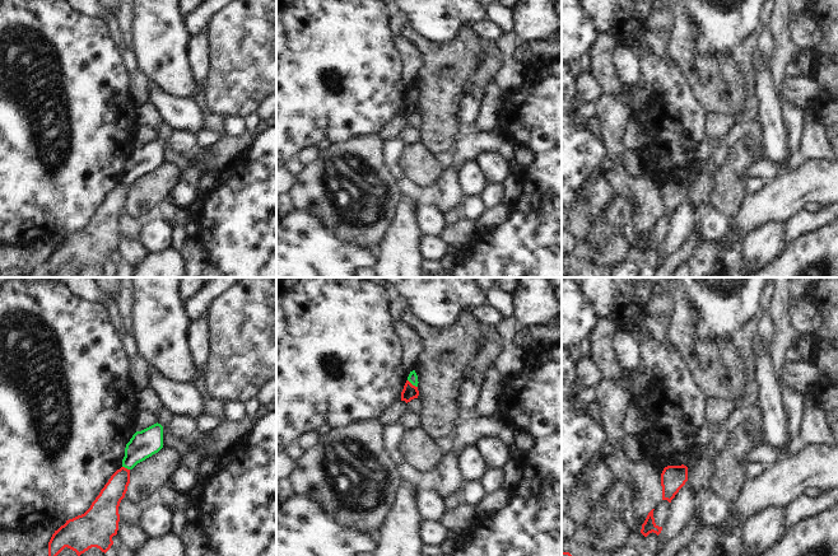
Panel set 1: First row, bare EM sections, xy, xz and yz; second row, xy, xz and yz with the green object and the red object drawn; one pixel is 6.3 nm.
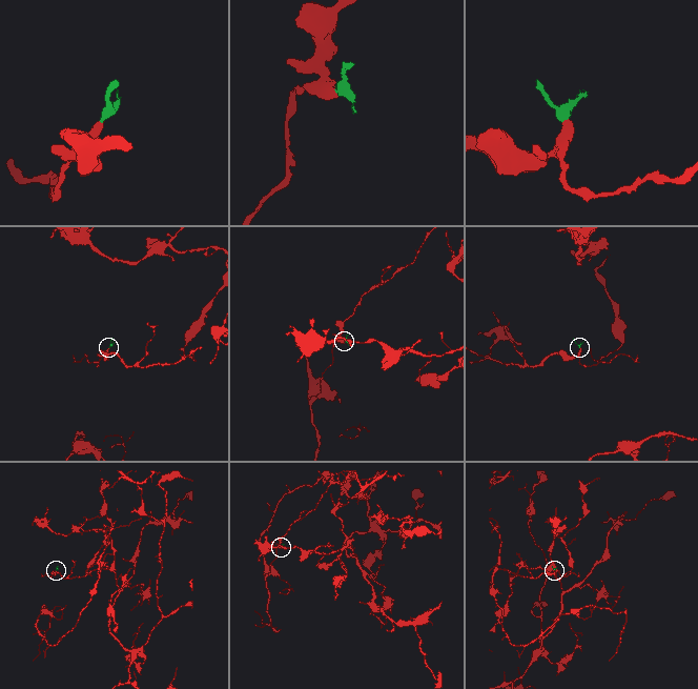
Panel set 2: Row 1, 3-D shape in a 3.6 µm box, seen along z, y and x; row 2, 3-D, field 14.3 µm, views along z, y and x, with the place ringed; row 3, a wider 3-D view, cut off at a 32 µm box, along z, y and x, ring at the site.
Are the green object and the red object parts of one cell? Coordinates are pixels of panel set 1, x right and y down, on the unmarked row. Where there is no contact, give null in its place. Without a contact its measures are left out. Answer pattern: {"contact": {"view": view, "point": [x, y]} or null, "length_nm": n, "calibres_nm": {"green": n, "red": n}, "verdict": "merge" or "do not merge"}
{"contact": {"view": "xz", "point": [413, 99]}, "length_nm": 80, "calibres_nm": {"green": 60, "red": 90}, "verdict": "do not merge"}

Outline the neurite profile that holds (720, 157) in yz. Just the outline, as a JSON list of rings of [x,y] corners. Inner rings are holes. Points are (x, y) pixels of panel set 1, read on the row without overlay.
[[[723,137],[720,139],[721,144],[717,149],[712,150],[711,156],[703,162],[699,162],[698,167],[692,170],[689,178],[686,179],[688,184],[692,184],[698,178],[703,167],[708,167],[716,176],[718,170],[728,162],[731,151],[722,140]]]

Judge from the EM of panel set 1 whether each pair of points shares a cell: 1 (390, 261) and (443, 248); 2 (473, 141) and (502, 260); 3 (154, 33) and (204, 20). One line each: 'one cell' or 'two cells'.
1: two cells
2: two cells
3: two cells

